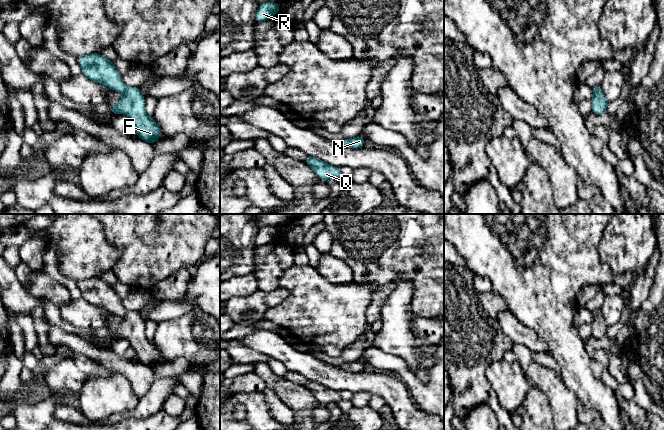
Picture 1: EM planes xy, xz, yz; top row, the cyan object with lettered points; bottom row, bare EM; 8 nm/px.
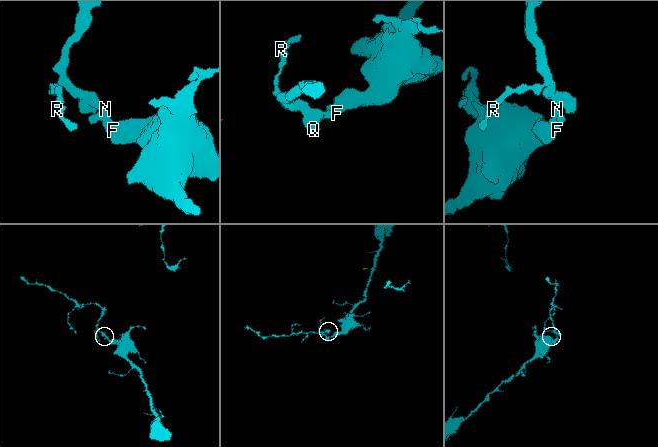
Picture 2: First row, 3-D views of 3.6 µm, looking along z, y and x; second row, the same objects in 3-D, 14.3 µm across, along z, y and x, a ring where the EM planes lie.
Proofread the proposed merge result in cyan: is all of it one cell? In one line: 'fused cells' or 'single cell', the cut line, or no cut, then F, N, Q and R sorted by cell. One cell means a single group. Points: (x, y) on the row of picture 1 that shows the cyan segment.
single cell; no cut; F N Q R

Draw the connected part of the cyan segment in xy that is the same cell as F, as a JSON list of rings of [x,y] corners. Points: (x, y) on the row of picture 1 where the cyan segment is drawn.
[[[98,53],[77,58],[82,74],[96,83],[105,84],[108,88],[123,94],[122,100],[111,111],[117,116],[126,114],[130,123],[135,126],[138,138],[155,144],[162,137],[155,119],[151,119],[145,111],[145,98],[138,87],[127,87],[112,61]]]

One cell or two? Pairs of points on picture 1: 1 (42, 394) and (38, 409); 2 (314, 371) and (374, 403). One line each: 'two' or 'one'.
1: two
2: two

